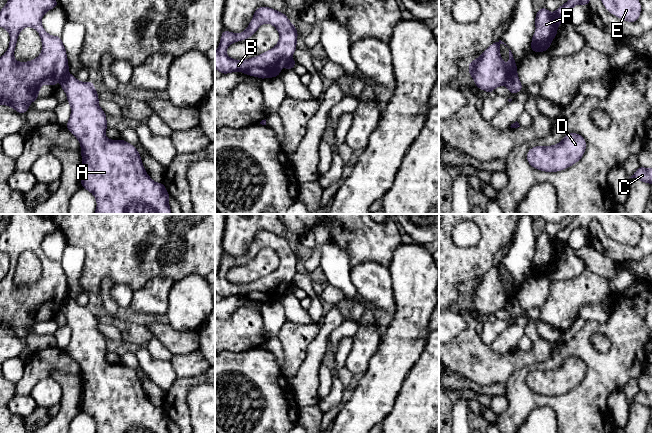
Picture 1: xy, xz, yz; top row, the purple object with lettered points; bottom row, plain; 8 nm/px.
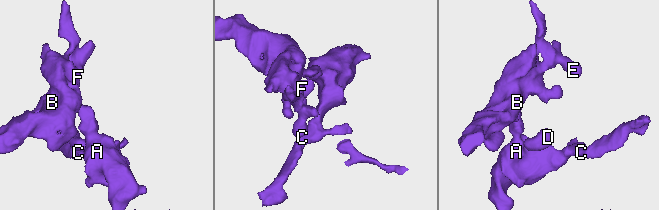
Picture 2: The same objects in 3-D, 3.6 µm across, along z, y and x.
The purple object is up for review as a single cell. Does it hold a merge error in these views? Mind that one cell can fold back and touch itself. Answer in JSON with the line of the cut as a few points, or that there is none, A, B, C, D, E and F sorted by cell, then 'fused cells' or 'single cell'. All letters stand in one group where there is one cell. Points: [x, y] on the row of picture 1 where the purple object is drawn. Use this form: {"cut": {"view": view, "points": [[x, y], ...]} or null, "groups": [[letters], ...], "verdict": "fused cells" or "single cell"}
{"cut": {"view": "yz", "points": [[516, 72], [511, 73], [504, 84]]}, "groups": [["A", "C", "D"], ["B", "E", "F"]], "verdict": "fused cells"}

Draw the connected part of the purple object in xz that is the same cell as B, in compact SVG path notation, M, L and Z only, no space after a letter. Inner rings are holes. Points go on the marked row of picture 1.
M258 7L254 13L253 19L244 32L235 34L223 30L219 47L215 51L215 68L222 74L240 71L246 75L259 77L260 79L265 79L266 77L277 77L282 72L282 69L278 67L279 65L283 64L285 70L288 69L292 55L297 49L297 36L298 32L296 30L296 27L289 21L285 14L269 7ZM263 23L270 23L278 30L280 38L276 46L263 54L247 60L234 60L227 56L226 51L230 44L237 41L246 40L247 38L251 37Z

